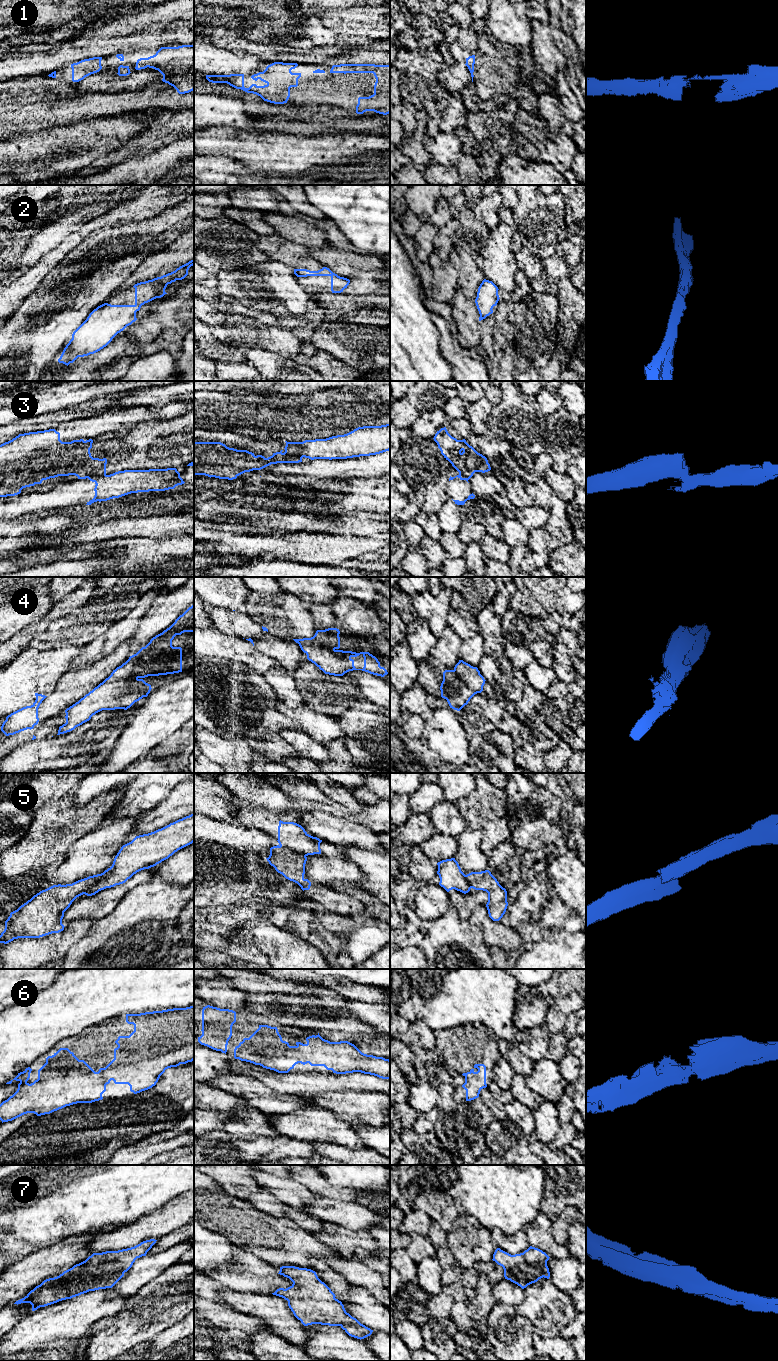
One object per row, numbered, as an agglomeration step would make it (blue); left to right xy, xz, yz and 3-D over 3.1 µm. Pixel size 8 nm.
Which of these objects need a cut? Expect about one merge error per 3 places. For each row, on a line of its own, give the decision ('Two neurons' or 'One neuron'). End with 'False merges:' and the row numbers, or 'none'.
1: One neuron
2: One neuron
3: Two neurons
4: One neuron
5: Two neurons
6: One neuron
7: One neuron
False merges: 3, 5

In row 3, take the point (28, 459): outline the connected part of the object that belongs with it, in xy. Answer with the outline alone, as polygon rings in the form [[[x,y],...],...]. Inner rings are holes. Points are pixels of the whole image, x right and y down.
[[[55,429],[44,431],[29,432],[19,434],[12,440],[0,445],[0,497],[15,496],[21,493],[26,487],[41,484],[43,480],[55,478],[58,476],[75,475],[78,479],[86,479],[90,476],[106,475],[107,459],[93,458],[90,453],[93,440],[84,441],[73,440],[71,442],[62,442],[60,433]]]

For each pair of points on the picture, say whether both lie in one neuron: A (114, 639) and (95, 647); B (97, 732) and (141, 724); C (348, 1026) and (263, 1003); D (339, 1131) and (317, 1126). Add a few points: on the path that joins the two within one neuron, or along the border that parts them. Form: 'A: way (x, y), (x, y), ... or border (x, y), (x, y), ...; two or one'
A: way (109, 642), (104, 647), (100, 647); one
B: border (129, 713), (127, 724), (116, 739); two
C: way (327, 1019), (322, 1013), (284, 1008); one
D: way (334, 1130), (322, 1126); one

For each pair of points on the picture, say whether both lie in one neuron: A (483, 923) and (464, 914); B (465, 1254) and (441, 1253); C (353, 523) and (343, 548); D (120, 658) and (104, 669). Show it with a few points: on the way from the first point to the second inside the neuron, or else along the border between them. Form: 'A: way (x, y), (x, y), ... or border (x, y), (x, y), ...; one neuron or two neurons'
A: border (485, 904), (480, 904), (468, 919); two neurons
B: border (446, 1233), (448, 1247), (455, 1262); two neurons
C: border (325, 532), (362, 536), (371, 534); two neurons
D: way (116, 658), (108, 665); one neuron

